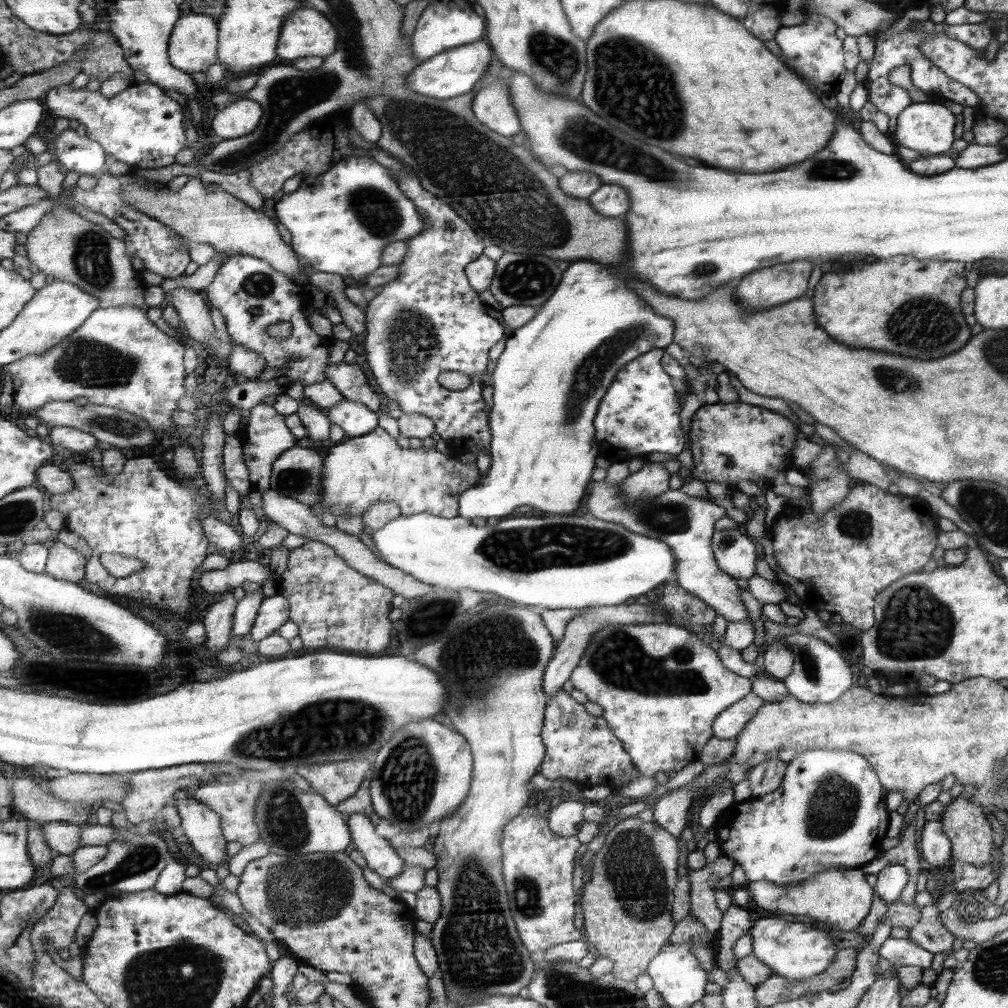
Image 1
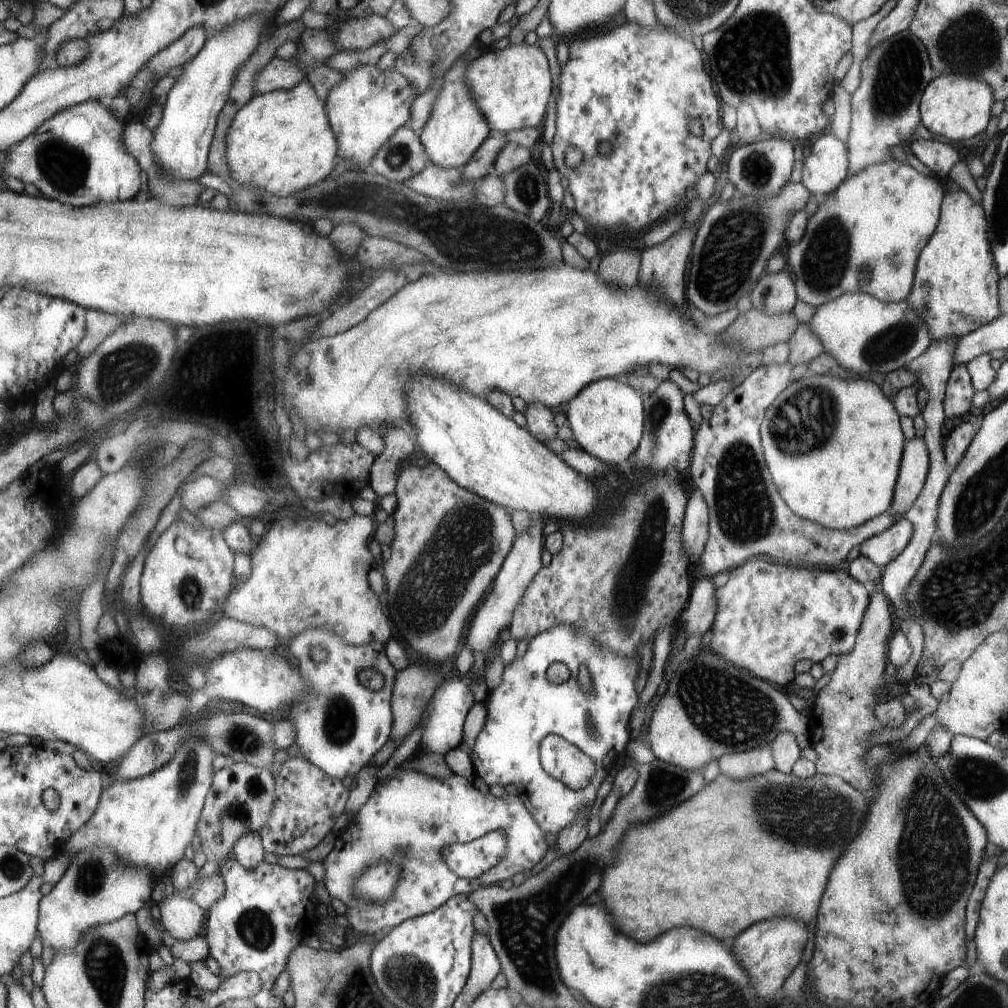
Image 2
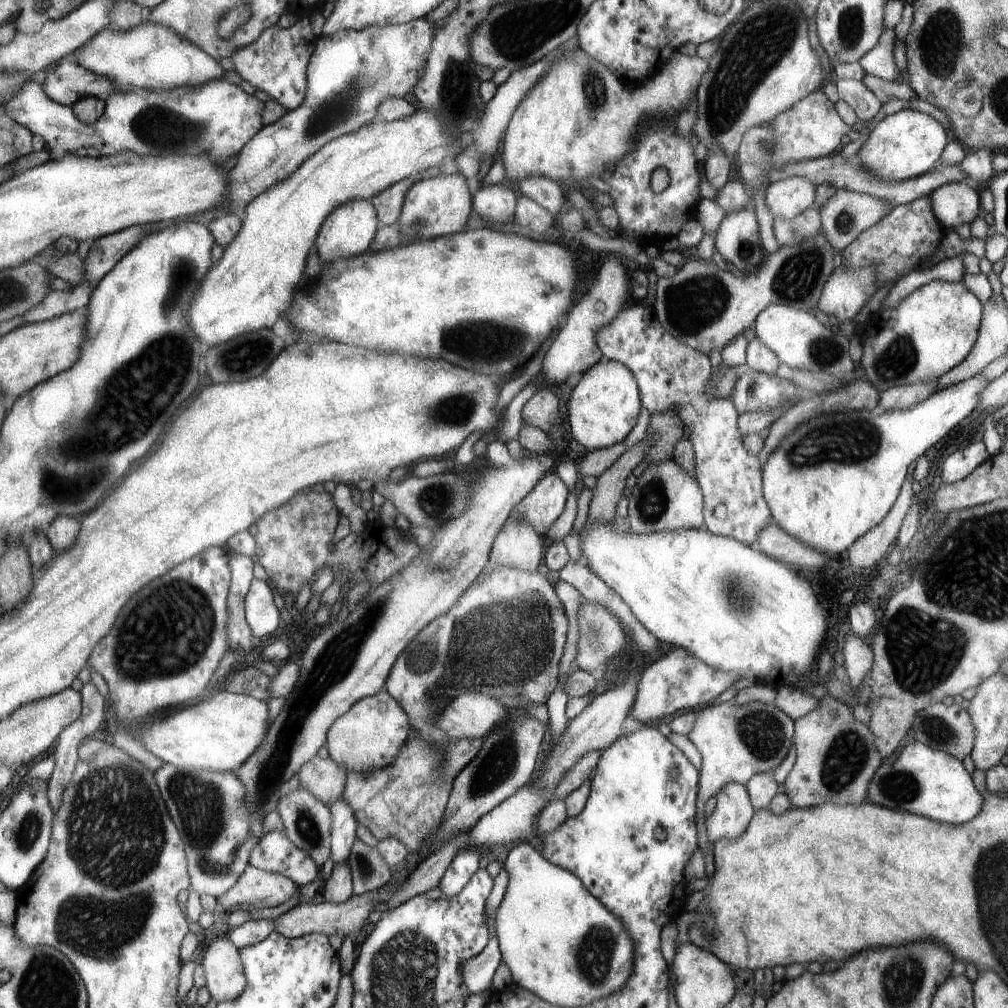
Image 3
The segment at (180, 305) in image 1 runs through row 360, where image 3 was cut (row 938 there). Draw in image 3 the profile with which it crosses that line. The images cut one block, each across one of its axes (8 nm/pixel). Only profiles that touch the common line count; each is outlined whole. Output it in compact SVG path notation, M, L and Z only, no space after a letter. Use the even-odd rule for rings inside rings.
M228 936L204 947L200 962L205 970L205 986L216 1002L234 1000L245 989L248 979L240 949Z

